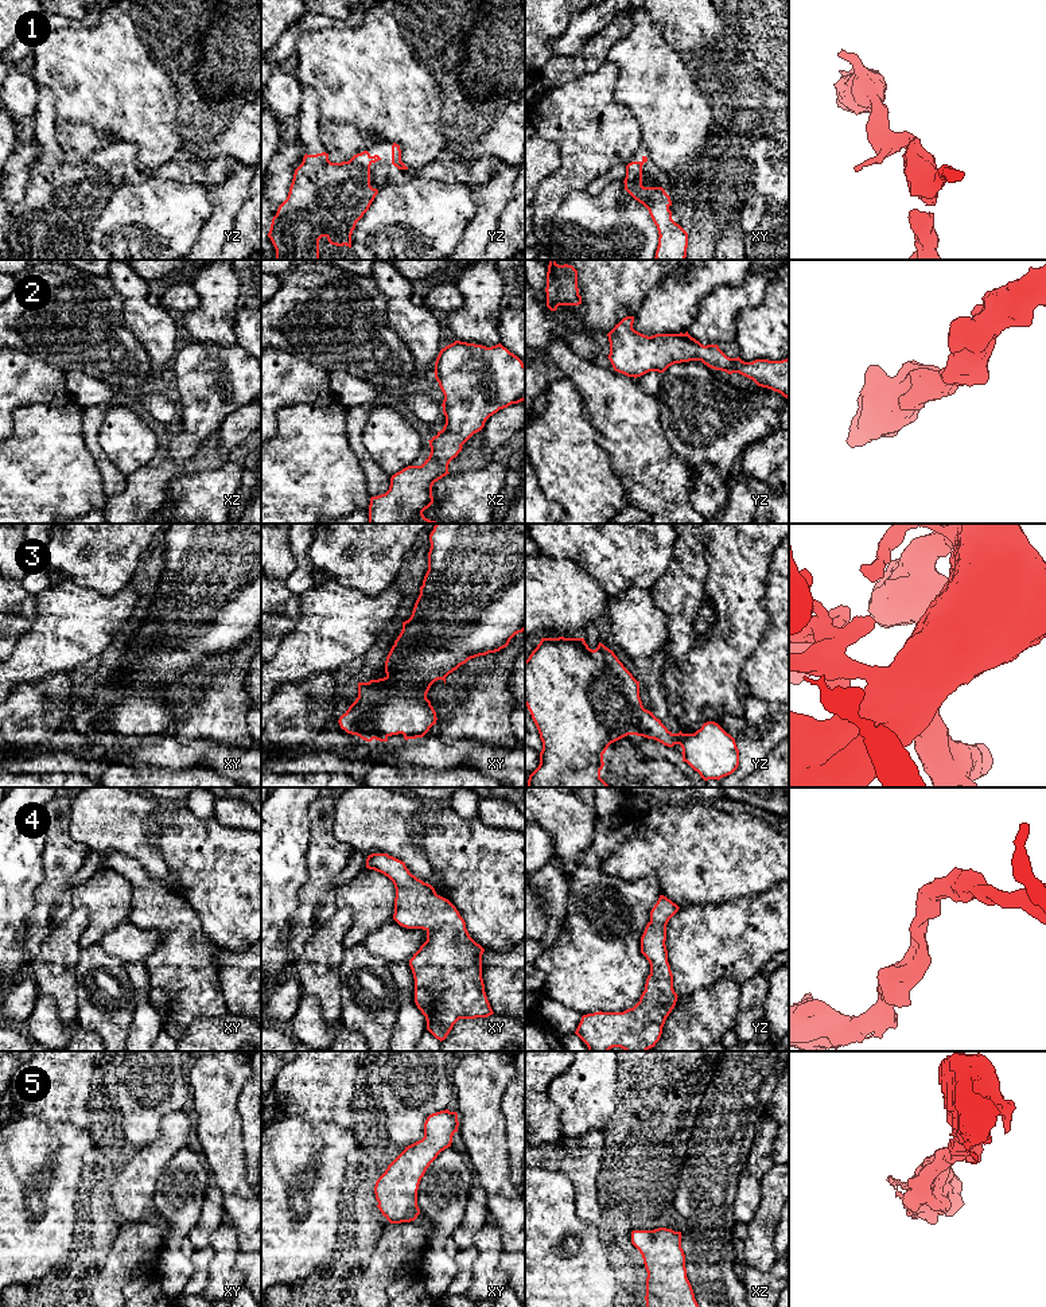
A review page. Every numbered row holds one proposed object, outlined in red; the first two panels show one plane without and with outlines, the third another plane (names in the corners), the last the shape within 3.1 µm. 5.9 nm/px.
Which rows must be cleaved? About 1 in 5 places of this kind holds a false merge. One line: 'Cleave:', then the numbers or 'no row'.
Cleave: no row

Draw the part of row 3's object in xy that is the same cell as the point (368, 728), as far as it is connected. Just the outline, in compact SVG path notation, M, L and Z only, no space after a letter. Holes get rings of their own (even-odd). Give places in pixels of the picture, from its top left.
M436 524L429 534L429 542L428 571L420 587L420 595L415 603L412 615L408 621L403 622L403 630L386 657L386 676L384 678L370 680L369 682L358 682L358 697L338 720L342 730L366 742L372 742L373 739L388 742L389 736L398 734L403 734L405 740L423 738L438 720L436 712L427 699L431 685L438 680L443 680L446 684L446 677L460 665L471 658L499 651L509 645L516 634L525 630L525 524Z

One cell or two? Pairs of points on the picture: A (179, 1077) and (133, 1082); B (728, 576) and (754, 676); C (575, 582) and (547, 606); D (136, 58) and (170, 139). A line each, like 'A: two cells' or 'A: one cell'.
A: one cell
B: two cells
C: one cell
D: one cell

